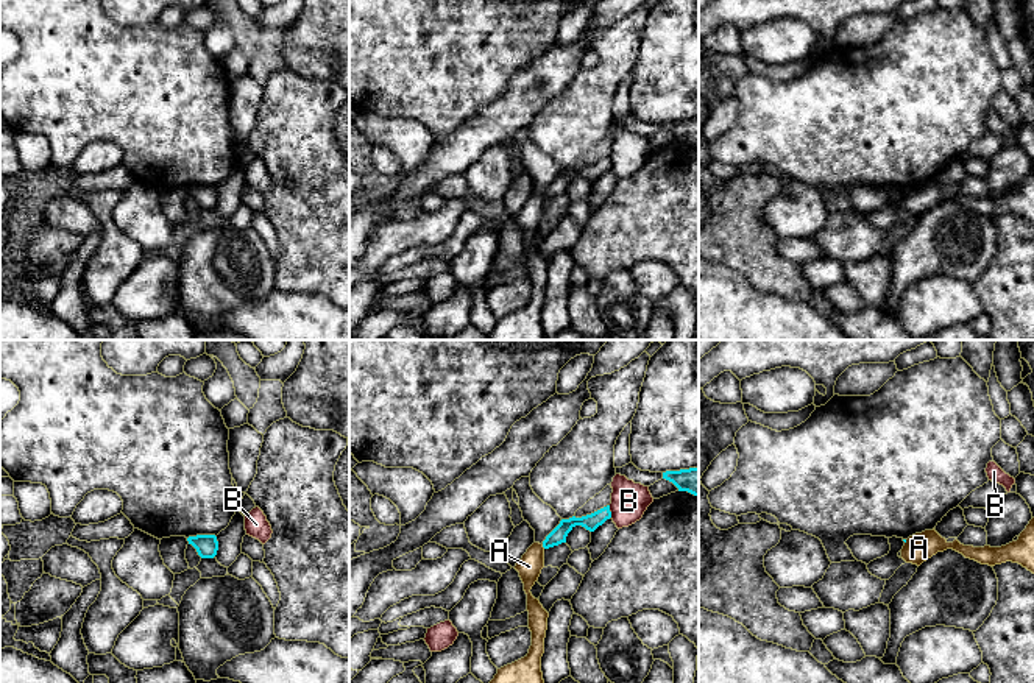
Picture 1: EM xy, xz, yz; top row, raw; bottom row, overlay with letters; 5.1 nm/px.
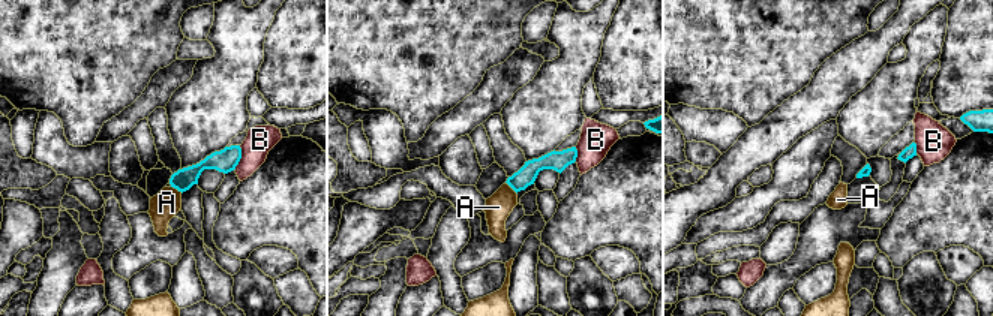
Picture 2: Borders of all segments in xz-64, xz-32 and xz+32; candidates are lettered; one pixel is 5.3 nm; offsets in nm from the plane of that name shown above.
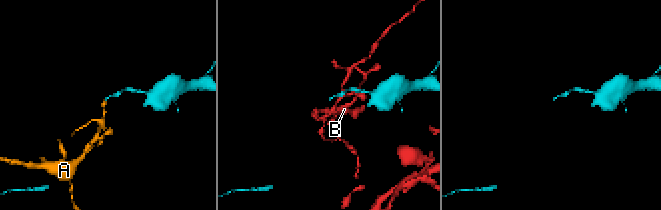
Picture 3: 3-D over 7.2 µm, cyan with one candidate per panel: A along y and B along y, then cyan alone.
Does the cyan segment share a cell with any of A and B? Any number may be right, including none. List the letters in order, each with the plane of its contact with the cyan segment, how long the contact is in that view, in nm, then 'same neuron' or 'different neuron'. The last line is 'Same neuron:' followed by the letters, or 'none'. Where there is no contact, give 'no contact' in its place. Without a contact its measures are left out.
A: xz | 30 nm | different neuron
B: xz | 70 nm | different neuron
Same neuron: none

